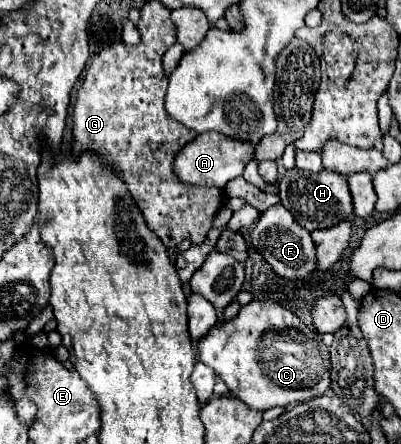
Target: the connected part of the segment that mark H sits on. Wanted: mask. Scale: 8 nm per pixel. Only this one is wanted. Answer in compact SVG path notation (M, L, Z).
M294 167L284 173L278 185L280 185L280 191L278 191L280 203L294 215L294 221L306 227L308 231L332 227L348 219L348 215L352 213L352 199L350 199L348 183L340 173L332 173L324 169L320 173L308 173Z

